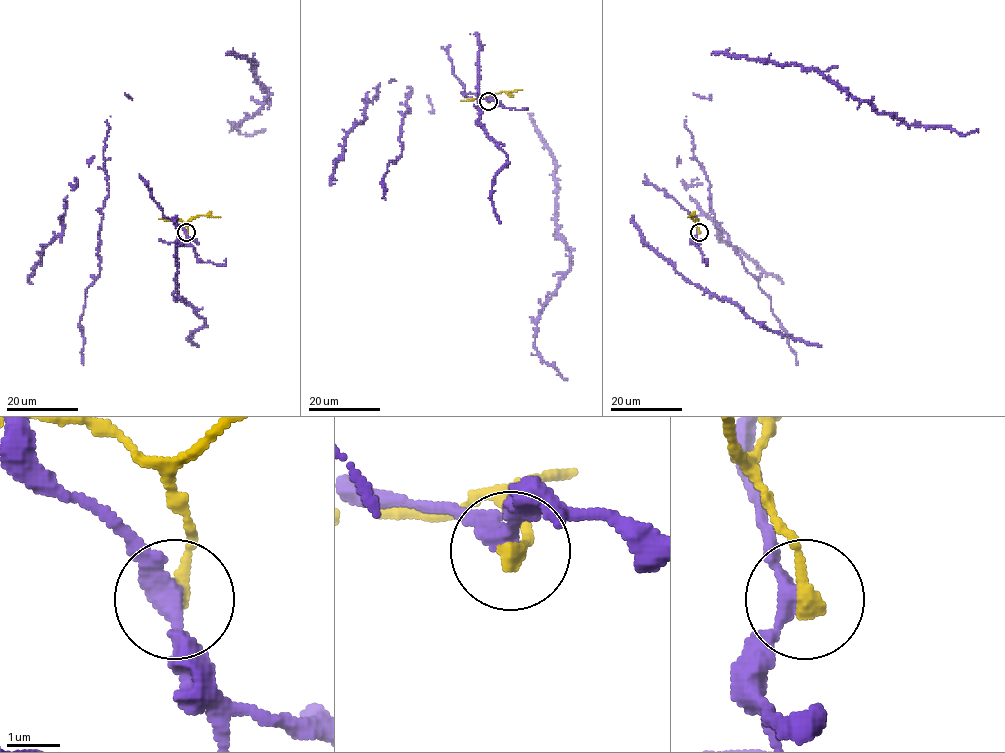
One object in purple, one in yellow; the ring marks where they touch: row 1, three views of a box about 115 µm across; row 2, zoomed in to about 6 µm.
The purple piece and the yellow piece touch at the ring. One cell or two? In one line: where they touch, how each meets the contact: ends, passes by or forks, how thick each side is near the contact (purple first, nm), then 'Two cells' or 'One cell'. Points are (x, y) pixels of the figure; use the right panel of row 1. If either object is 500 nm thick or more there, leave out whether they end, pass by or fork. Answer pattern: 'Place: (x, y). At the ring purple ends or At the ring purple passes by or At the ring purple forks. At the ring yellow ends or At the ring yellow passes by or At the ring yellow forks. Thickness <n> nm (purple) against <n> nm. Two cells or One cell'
Place: (699, 232). At the ring purple passes by. At the ring yellow ends. Thickness 320 nm (purple) against 340 nm. Two cells

